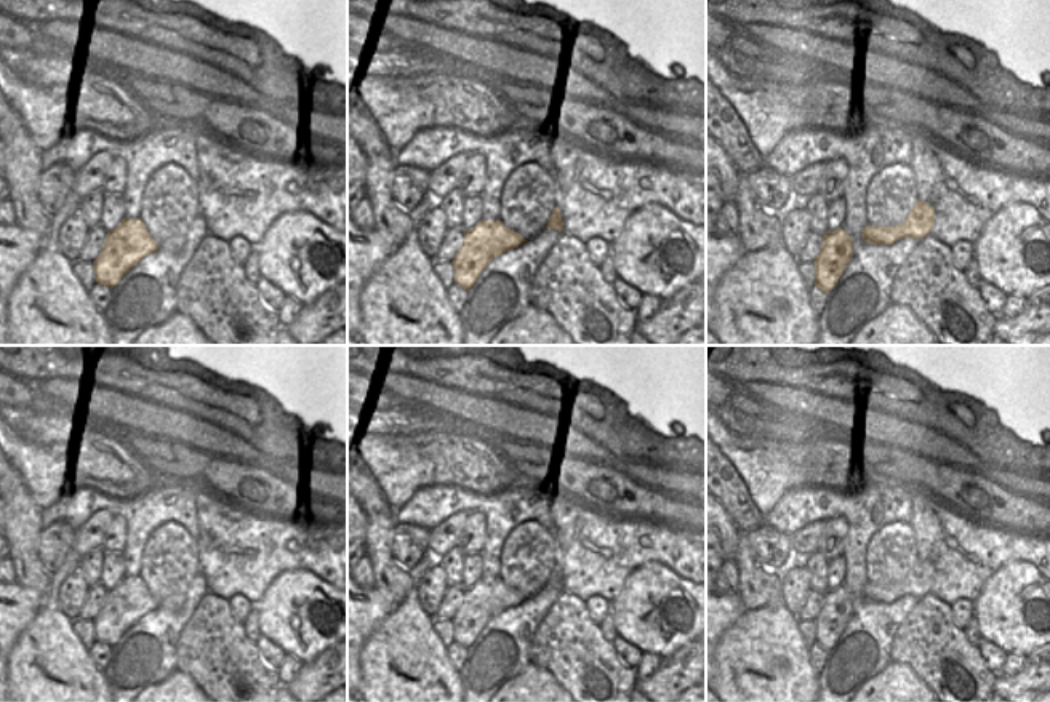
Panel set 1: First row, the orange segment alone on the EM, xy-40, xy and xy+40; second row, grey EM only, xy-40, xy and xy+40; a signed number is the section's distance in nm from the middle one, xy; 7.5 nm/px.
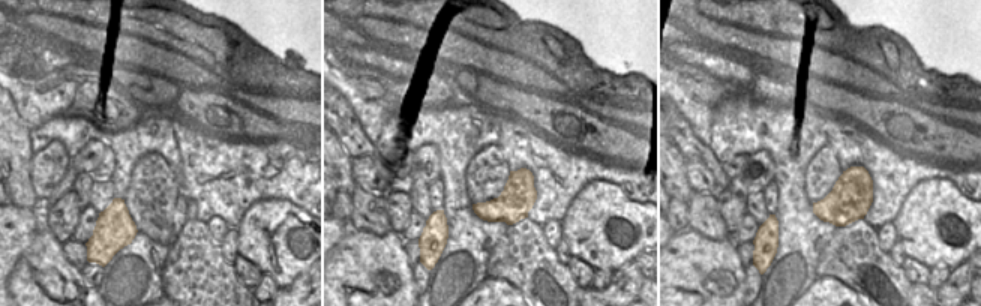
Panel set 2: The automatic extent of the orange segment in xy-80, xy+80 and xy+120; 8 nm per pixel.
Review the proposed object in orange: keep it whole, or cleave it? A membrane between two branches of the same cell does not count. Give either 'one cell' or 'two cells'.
one cell

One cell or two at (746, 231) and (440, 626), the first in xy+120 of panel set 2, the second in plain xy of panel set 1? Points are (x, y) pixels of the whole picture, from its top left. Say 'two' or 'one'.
two

